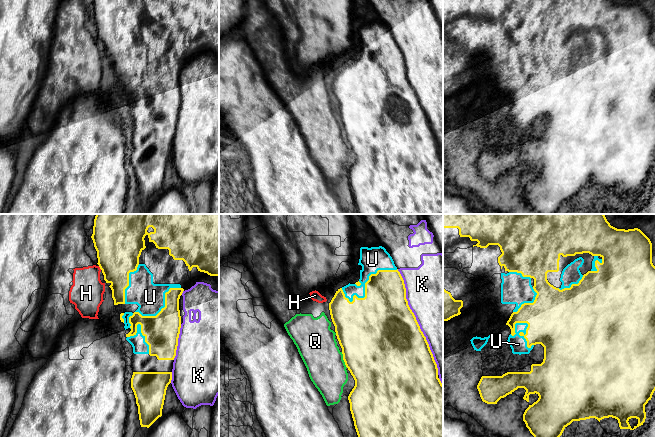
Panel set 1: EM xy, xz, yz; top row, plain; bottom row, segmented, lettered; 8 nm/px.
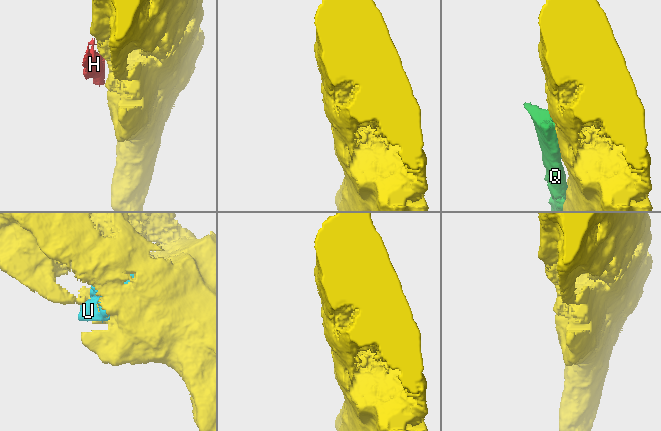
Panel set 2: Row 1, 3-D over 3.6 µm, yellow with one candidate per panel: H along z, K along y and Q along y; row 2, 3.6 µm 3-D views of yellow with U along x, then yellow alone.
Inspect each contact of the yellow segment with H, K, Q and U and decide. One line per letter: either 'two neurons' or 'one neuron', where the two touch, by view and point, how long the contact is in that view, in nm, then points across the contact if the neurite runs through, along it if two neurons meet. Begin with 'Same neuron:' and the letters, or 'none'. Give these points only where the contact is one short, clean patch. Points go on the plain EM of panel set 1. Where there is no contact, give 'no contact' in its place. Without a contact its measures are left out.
Same neuron: U
H: two neurons | xy (100, 44) | 40 nm | along xy (98, 42), (101, 45)
K: two neurons | xz (417, 98) | 900 nm
Q: two neurons | xz (343, 135) | 140 nm
U: one neuron | xz (365, 60) | 480 nm

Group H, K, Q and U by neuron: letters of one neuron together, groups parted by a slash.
H Q / K / U

